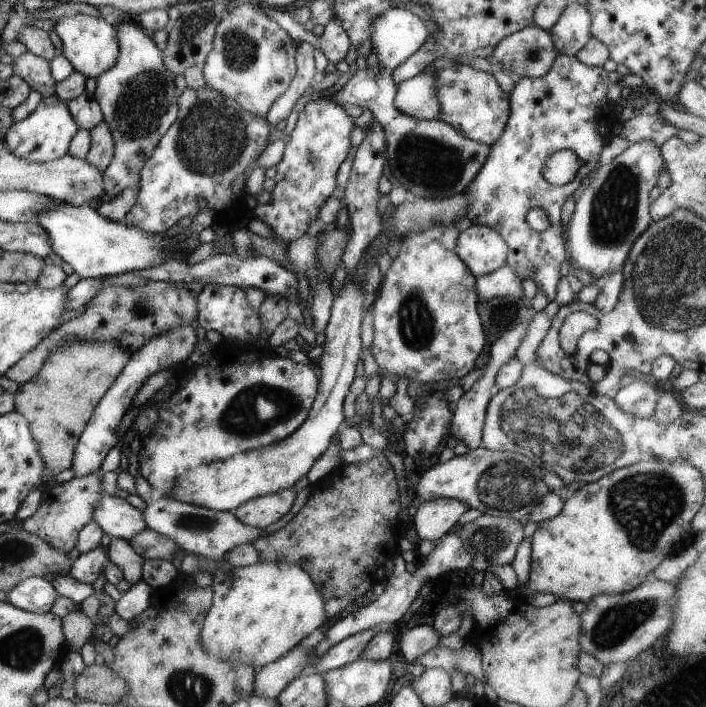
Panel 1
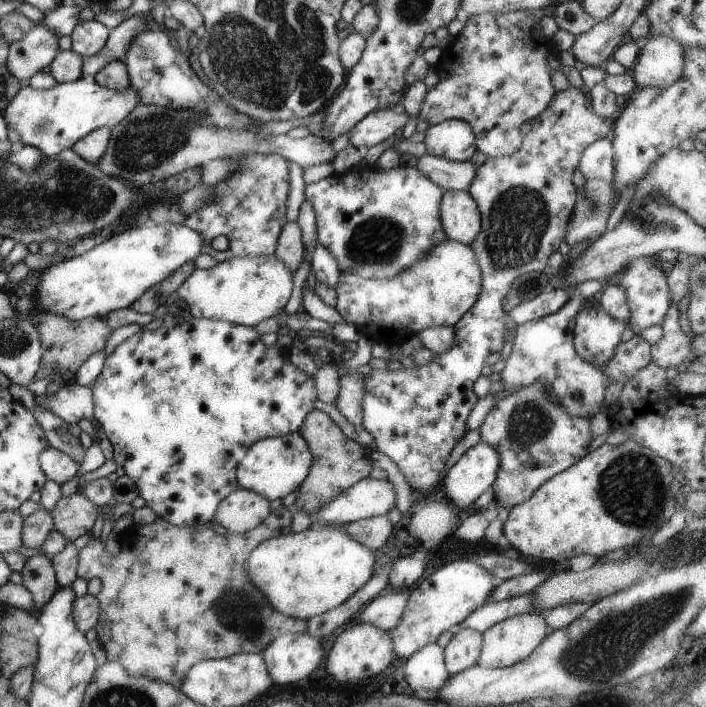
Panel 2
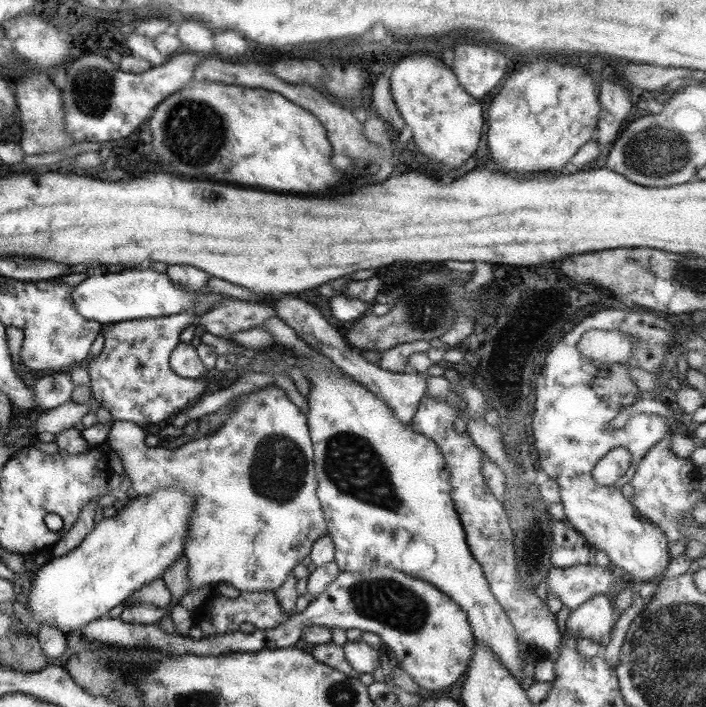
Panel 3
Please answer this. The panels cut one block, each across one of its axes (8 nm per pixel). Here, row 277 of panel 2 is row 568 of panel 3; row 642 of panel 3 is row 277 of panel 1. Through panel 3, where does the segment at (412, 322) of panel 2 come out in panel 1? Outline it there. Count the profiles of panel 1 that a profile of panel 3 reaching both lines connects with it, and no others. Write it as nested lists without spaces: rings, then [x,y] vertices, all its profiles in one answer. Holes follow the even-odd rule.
[[[507,264],[490,274],[475,277],[475,287],[480,300],[524,294],[521,278]]]

